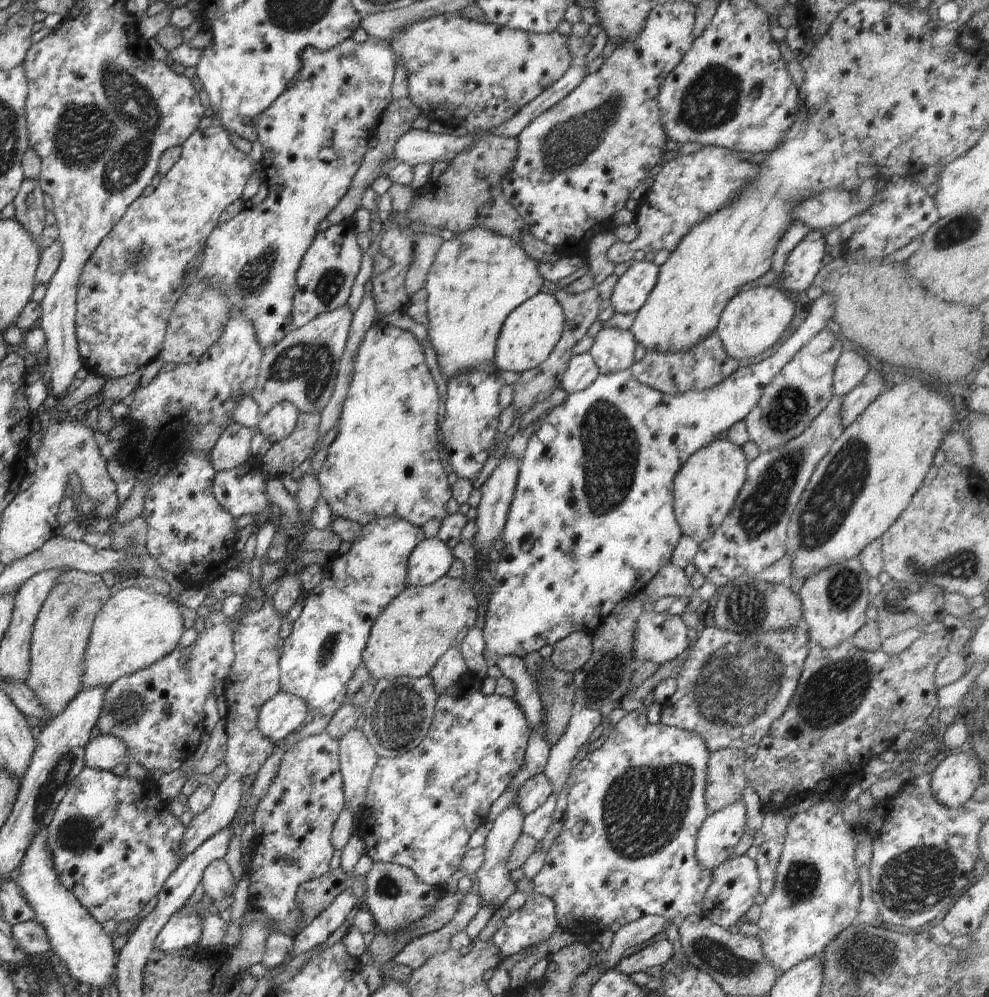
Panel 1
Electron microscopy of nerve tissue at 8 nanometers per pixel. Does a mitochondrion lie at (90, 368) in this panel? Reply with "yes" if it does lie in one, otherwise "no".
no

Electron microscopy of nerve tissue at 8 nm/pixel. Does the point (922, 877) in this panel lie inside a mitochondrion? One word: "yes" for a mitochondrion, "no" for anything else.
yes

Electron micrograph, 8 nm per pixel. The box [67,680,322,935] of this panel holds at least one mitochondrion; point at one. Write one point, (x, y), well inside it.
(127, 708)

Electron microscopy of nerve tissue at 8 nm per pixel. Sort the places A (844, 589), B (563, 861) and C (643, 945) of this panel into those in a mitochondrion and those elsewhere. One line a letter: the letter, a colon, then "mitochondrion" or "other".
A: mitochondrion
B: other
C: other

